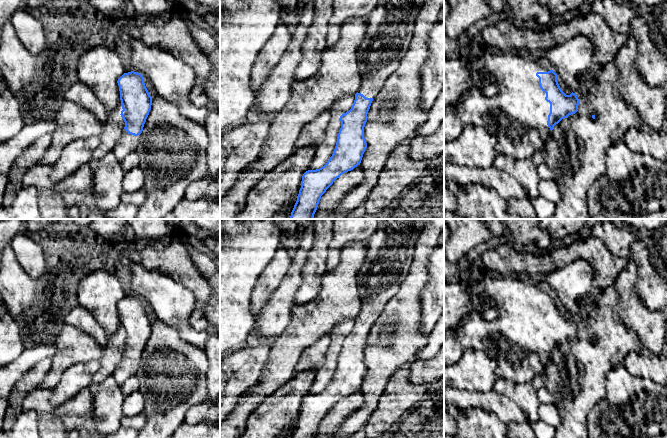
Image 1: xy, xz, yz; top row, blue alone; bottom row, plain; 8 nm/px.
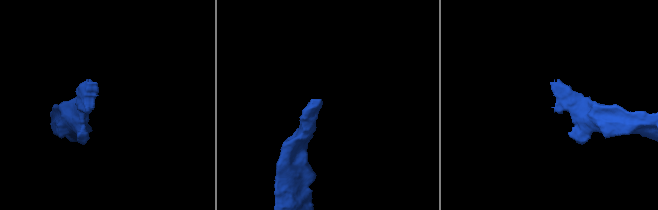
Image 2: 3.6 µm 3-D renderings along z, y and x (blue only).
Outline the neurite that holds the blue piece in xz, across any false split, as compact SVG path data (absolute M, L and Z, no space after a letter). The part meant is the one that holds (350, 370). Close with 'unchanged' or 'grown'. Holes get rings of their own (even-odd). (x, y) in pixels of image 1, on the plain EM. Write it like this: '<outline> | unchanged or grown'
M379 219L378 231L366 240L367 256L356 277L358 296L361 300L360 313L355 318L351 333L339 342L341 352L330 383L323 391L308 394L303 398L301 412L291 438L315 438L321 420L333 406L360 389L367 372L364 351L371 327L406 279L414 259L417 239L428 221L429 219Z | grown

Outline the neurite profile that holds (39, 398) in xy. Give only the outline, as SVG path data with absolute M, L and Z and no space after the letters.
M36 388L22 400L21 411L34 410L37 413L40 438L68 438L62 421L53 414L52 394L51 389Z

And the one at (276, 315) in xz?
M311 220L301 228L300 246L293 252L292 264L279 287L272 293L266 306L255 320L251 334L256 337L279 336L290 324L295 306L294 295L302 283L302 268L314 240L314 226Z

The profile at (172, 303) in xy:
M132 263L131 274L132 295L140 297L143 301L147 301L151 305L156 319L175 328L182 340L204 349L210 335L207 331L196 331L189 323L189 317L195 310L196 299L194 294L157 269L149 270L141 264Z

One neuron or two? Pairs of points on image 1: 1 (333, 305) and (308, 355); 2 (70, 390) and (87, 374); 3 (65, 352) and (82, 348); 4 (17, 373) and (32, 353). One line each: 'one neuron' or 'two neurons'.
1: two neurons
2: one neuron
3: one neuron
4: one neuron

